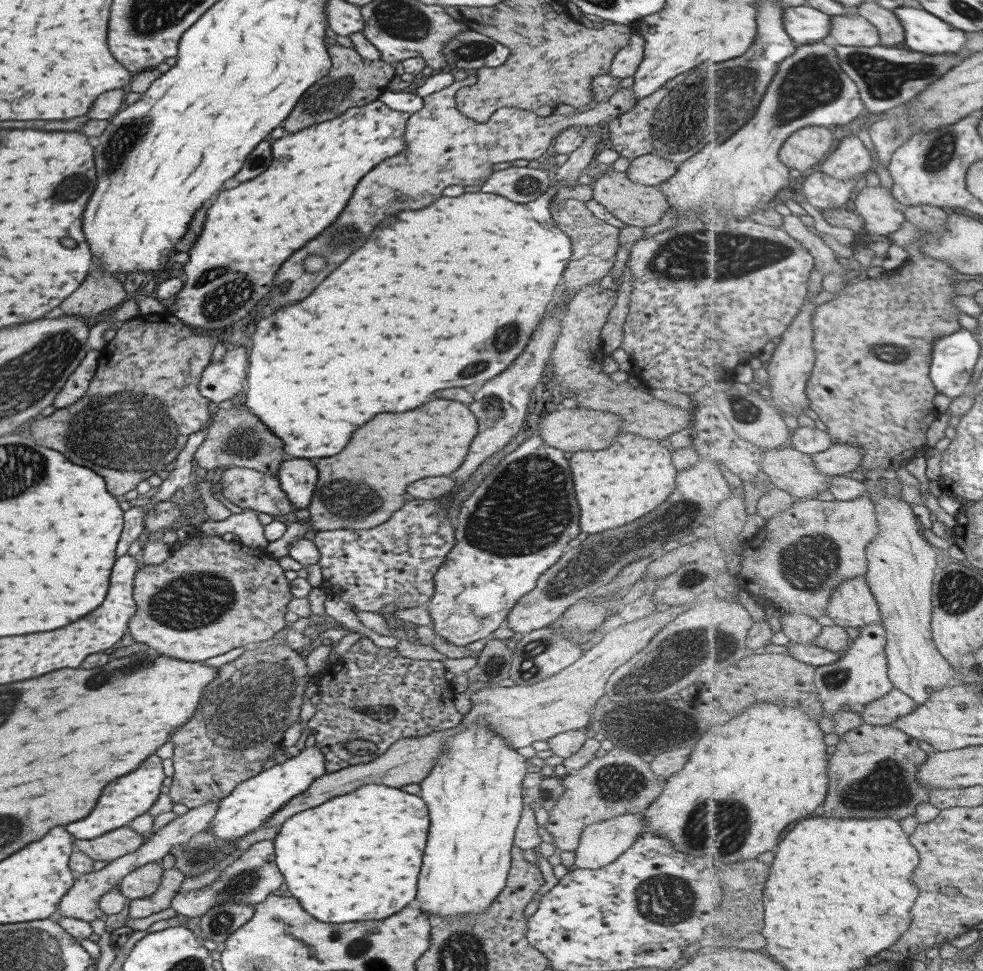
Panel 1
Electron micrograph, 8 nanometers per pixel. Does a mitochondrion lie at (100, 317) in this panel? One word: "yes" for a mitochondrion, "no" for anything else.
no

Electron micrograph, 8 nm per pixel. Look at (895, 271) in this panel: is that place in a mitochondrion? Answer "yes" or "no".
no

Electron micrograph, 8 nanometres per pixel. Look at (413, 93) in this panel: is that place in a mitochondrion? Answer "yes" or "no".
no

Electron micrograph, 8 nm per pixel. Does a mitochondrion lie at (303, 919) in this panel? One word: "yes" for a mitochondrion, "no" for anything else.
no

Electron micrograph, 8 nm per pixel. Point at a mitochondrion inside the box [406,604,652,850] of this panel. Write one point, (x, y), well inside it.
(619, 784)

